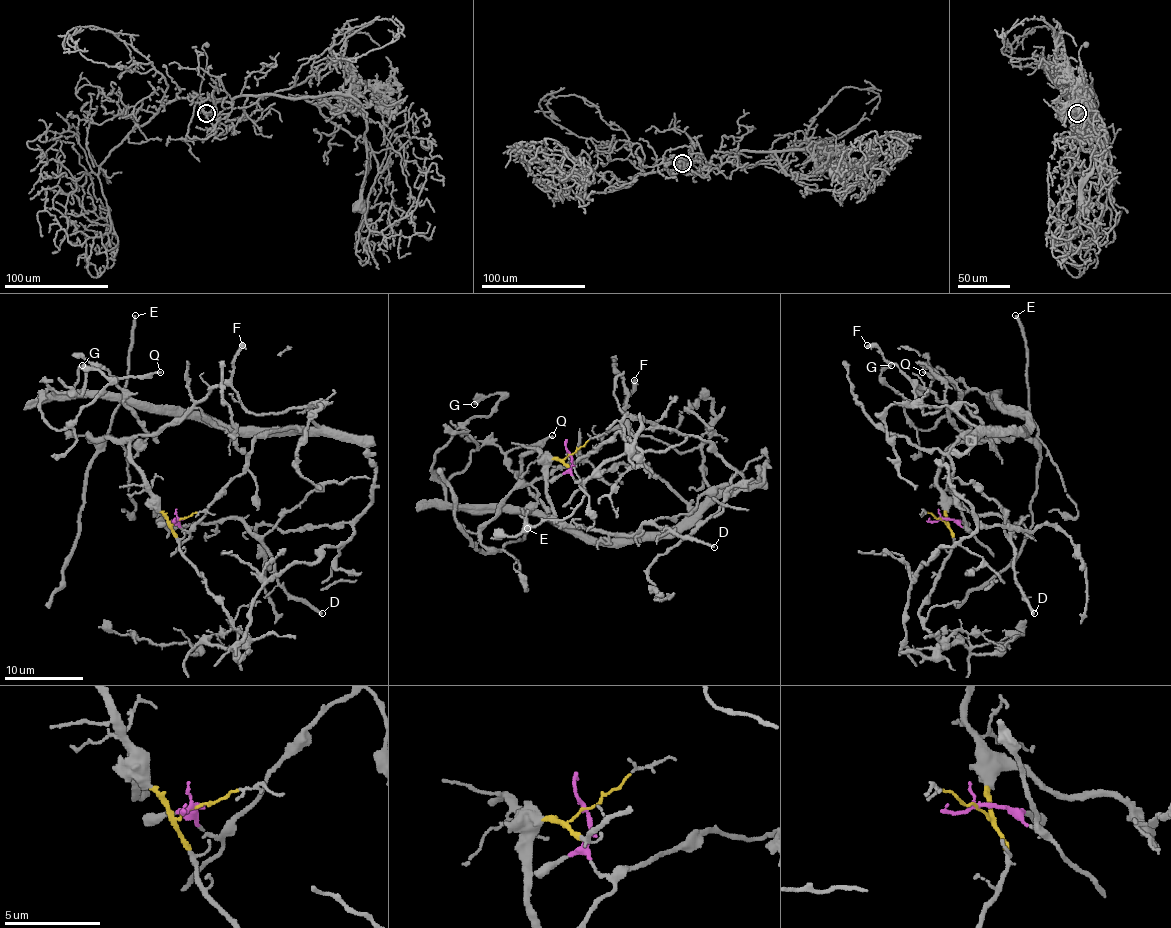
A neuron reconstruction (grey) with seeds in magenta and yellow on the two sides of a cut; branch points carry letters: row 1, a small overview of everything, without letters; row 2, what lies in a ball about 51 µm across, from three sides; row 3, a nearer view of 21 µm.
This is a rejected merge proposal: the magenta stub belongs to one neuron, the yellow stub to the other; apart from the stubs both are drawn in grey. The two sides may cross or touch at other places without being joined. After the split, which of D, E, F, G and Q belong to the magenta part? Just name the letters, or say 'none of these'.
G, Q

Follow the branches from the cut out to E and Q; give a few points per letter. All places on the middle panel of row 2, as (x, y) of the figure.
E: (570, 454), (562, 460), (528, 451), (519, 484), (479, 532), (479, 541), (499, 551), (521, 539), (526, 528)
Q: (570, 454), (580, 480), (643, 464), (688, 514), (586, 539), (446, 500), (473, 451), (552, 435)

